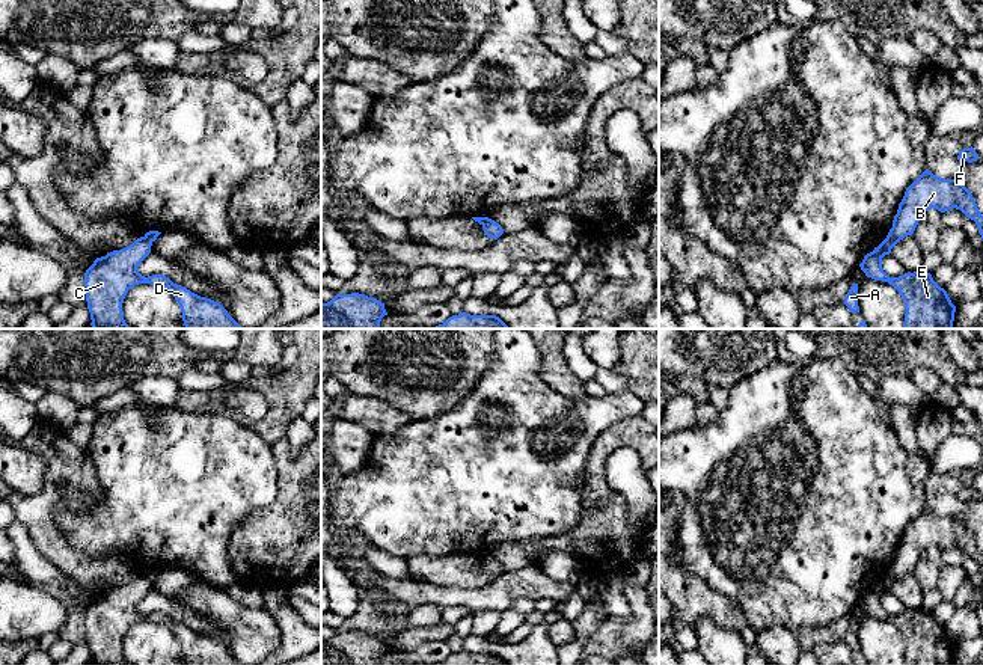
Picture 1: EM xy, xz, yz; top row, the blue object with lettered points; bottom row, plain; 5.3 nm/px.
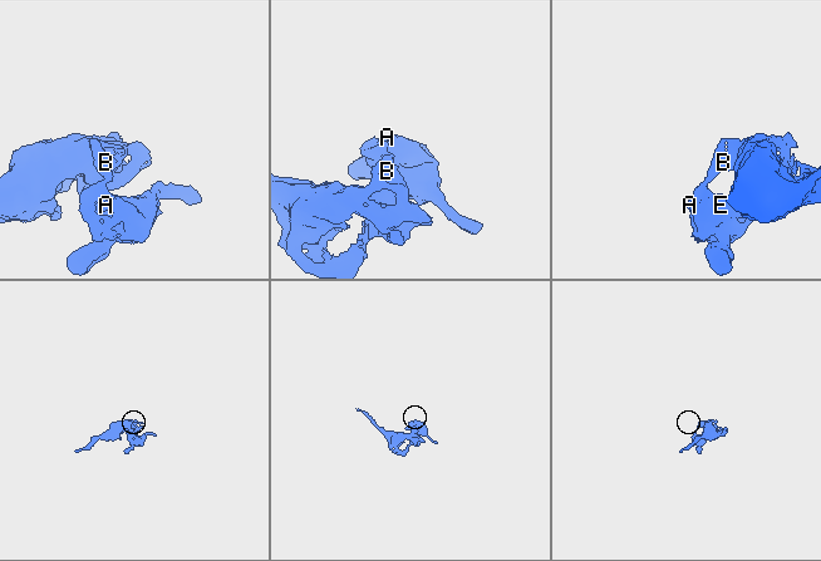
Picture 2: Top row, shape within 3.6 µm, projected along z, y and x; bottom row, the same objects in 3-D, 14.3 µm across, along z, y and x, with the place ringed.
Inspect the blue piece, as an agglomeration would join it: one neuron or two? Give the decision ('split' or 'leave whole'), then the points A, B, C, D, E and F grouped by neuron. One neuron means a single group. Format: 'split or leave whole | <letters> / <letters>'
split | A C D E / B F

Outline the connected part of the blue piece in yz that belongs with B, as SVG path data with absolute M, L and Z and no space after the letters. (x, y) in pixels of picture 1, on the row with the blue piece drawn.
M927 169L906 188L887 238L896 246L905 237L912 235L921 216L932 208L941 213L960 210L975 222L983 238L983 216L960 178L944 179Z

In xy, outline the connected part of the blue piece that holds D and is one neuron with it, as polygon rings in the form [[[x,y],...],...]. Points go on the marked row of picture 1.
[[[140,237],[121,250],[96,258],[84,273],[86,302],[93,329],[130,329],[122,303],[139,283],[166,288],[178,302],[185,329],[244,329],[217,302],[201,297],[163,274],[142,276],[137,270],[152,243]]]

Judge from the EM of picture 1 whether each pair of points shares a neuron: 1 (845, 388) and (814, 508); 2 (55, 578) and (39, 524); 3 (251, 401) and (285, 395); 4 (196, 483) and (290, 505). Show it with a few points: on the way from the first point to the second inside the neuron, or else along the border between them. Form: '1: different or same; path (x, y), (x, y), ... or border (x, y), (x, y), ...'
1: same; path (822, 418), (822, 463), (814, 478)
2: different; border (29, 534), (35, 548), (65, 576)
3: different; border (244, 385), (264, 397), (267, 404), (264, 418)
4: different; border (276, 466), (276, 495), (243, 522)

